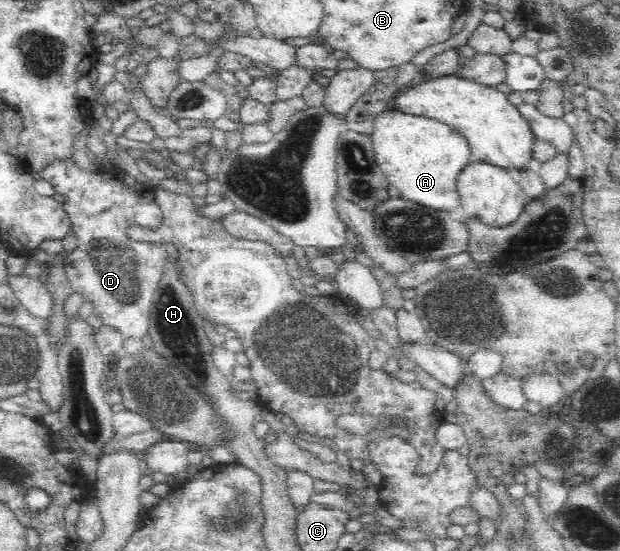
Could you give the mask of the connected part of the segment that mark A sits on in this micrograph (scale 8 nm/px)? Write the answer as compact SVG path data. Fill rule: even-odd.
M391 108L377 115L370 134L375 160L381 166L390 185L396 186L403 199L414 201L439 211L451 211L460 205L457 179L466 165L471 162L469 143L457 131L433 119L421 115L403 113Z

